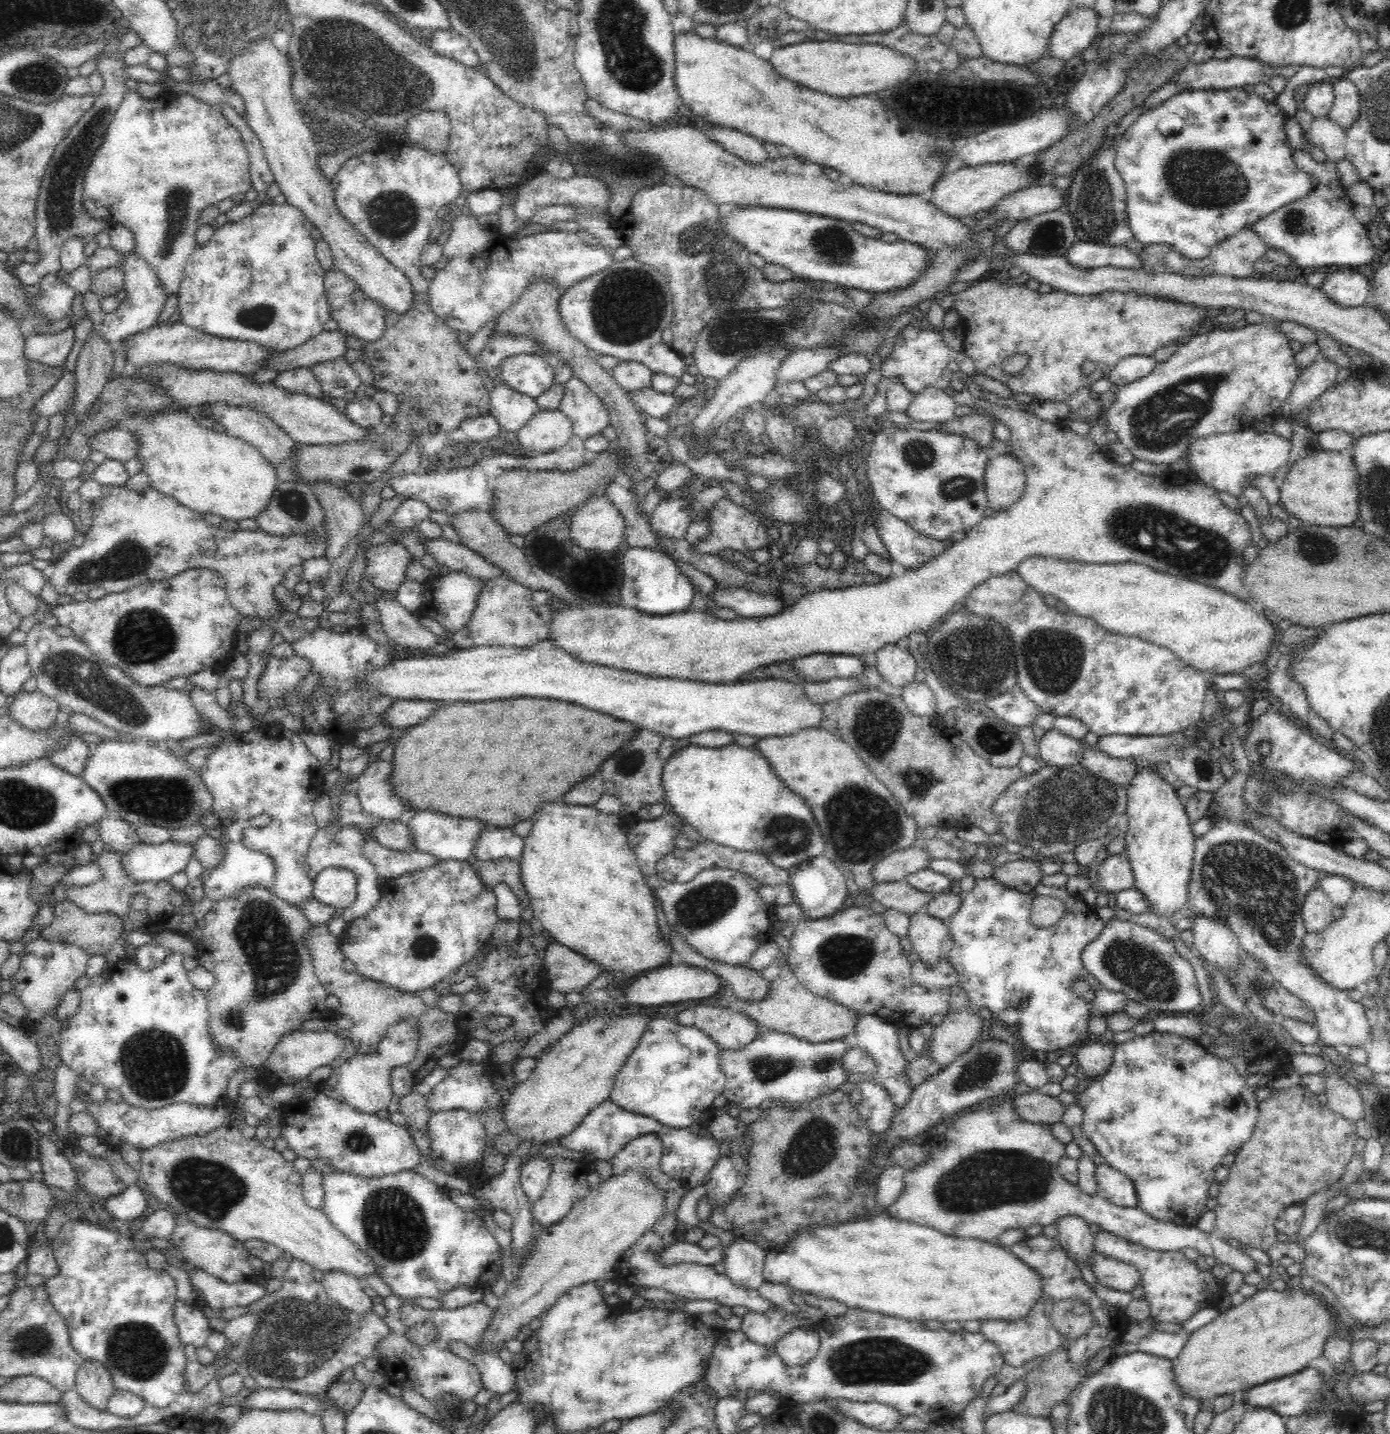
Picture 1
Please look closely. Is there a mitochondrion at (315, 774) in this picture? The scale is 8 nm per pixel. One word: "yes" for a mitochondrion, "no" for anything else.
no

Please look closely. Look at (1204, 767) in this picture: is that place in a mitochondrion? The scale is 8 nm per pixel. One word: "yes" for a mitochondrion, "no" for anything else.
yes

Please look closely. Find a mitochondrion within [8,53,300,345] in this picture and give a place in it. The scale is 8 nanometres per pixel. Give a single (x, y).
(67, 169)

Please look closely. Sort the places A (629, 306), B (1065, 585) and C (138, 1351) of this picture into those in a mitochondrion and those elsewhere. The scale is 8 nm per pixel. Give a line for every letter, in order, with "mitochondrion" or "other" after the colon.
A: mitochondrion
B: other
C: mitochondrion

